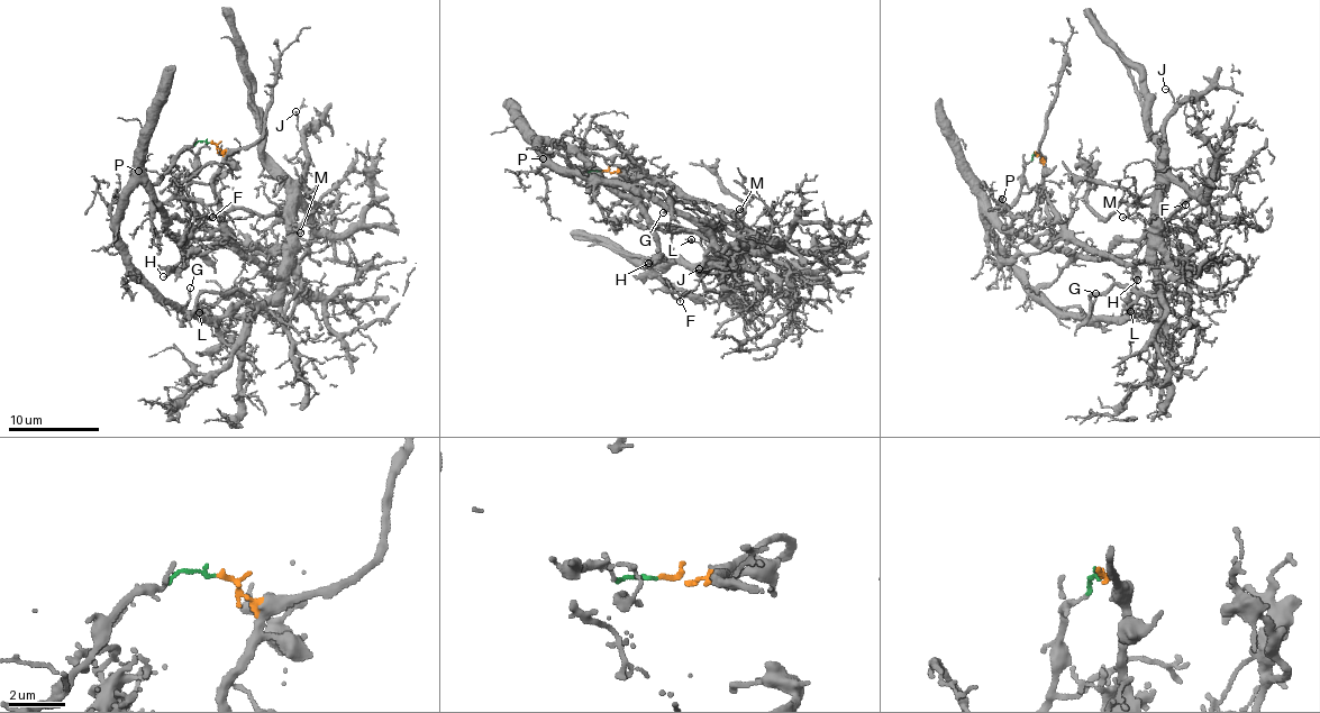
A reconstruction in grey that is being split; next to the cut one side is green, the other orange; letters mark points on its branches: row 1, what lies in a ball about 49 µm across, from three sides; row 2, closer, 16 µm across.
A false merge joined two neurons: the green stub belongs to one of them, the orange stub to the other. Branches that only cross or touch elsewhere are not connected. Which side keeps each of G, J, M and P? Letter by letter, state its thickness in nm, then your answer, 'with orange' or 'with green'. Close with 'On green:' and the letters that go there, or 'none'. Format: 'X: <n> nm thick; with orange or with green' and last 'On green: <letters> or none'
G: 130 nm thick; with green
J: 130 nm thick; with orange
M: 150 nm thick; with orange
P: 110 nm thick; with green
On green: G, P

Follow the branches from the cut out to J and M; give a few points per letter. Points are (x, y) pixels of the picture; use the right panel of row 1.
J: (1035, 155), (1055, 220), (1097, 250), (1139, 261), (1148, 252), (1165, 117), (1174, 104), (1165, 90)
M: (1035, 155), (1043, 162), (1054, 218), (1097, 250), (1127, 262), (1146, 256), (1149, 207), (1122, 217)

